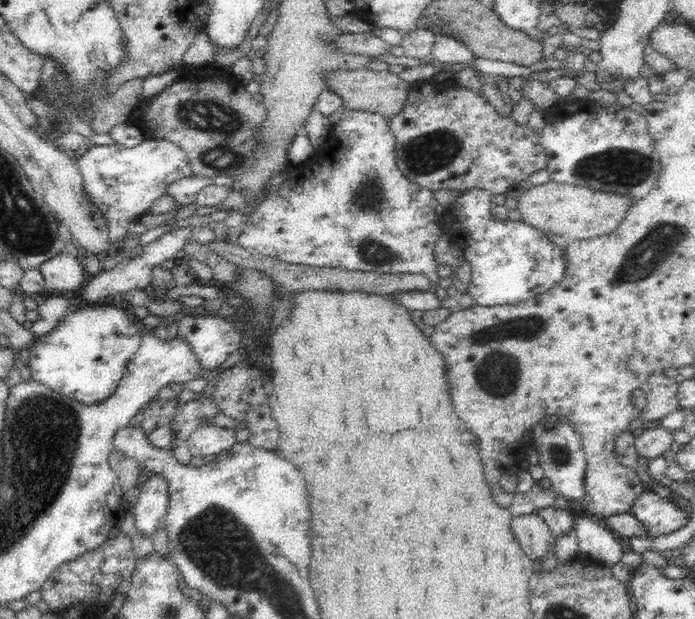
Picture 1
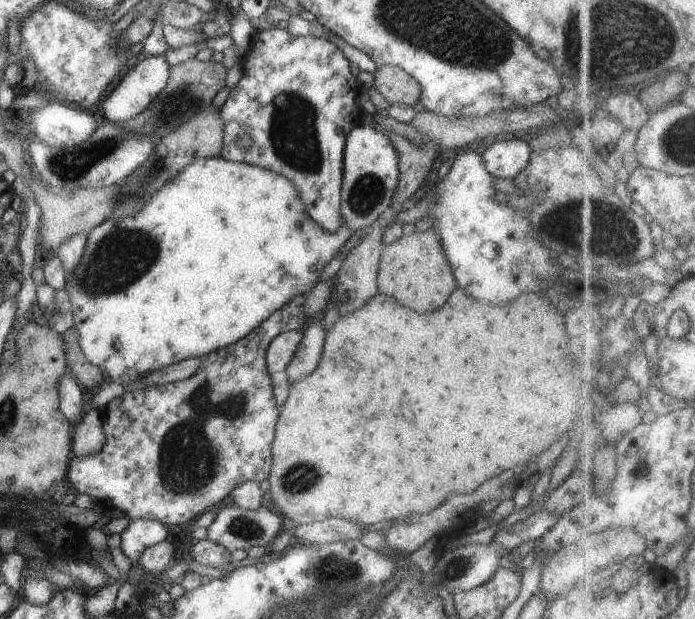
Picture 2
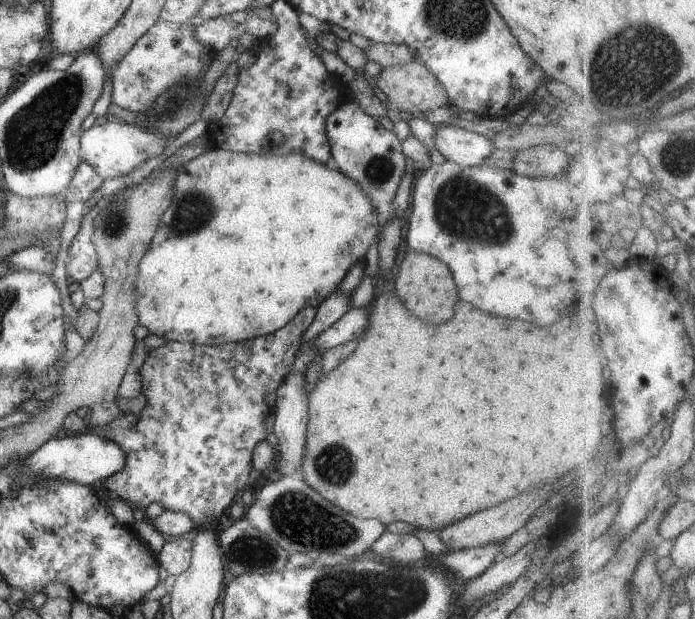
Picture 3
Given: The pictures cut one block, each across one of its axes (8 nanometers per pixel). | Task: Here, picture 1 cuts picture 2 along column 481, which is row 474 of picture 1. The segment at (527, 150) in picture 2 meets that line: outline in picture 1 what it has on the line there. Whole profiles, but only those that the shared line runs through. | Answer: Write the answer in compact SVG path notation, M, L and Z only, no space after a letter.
M155 472L140 487L138 501L130 510L134 514L136 532L151 536L165 528L165 516L169 507L169 484Z

